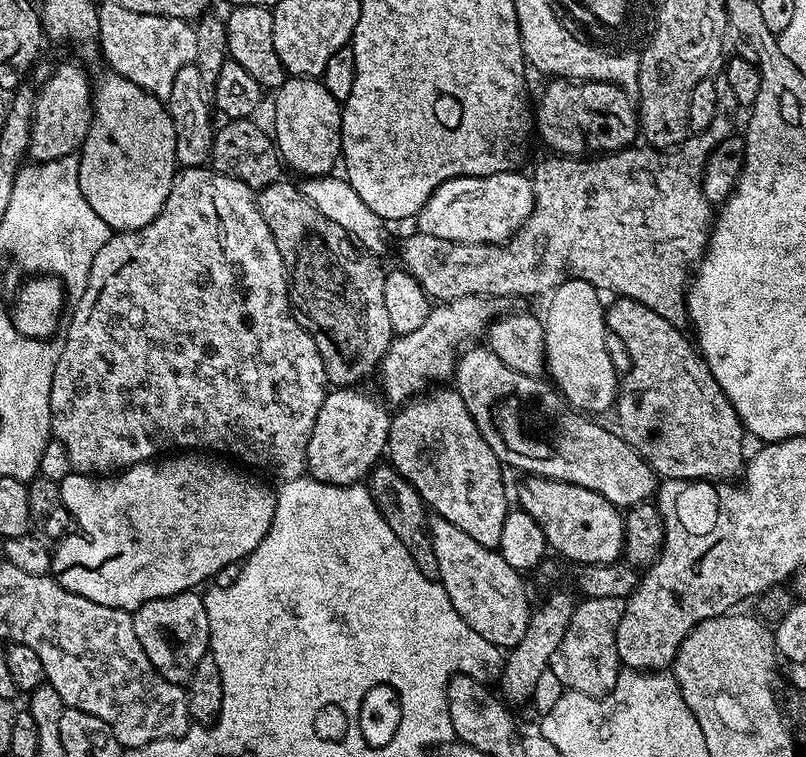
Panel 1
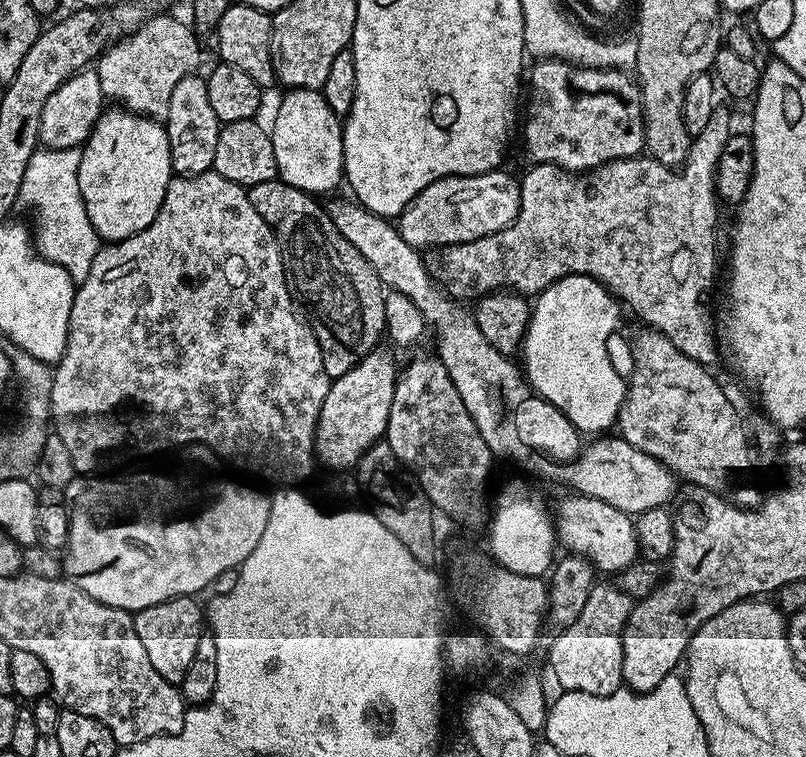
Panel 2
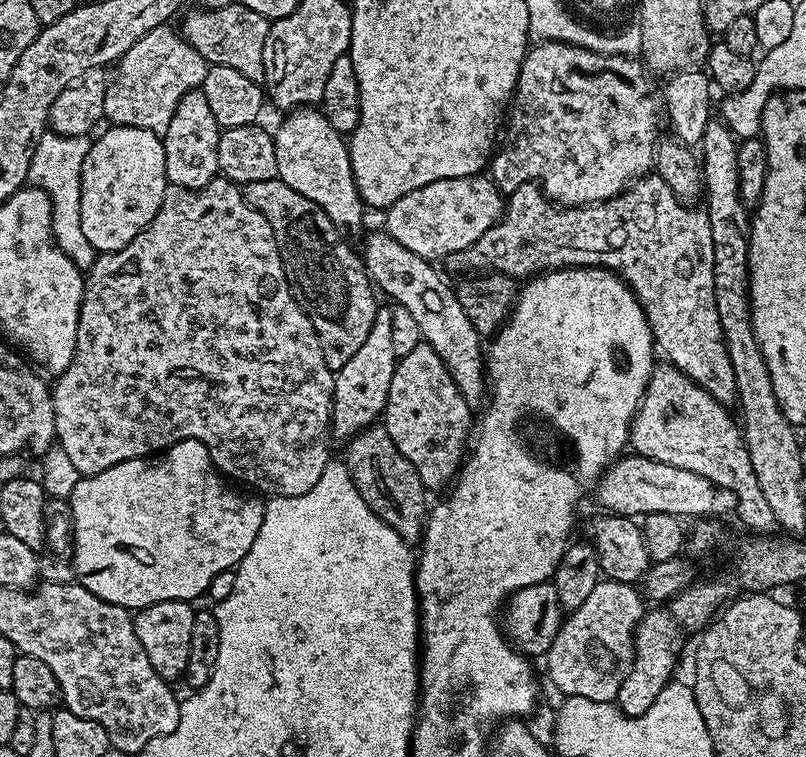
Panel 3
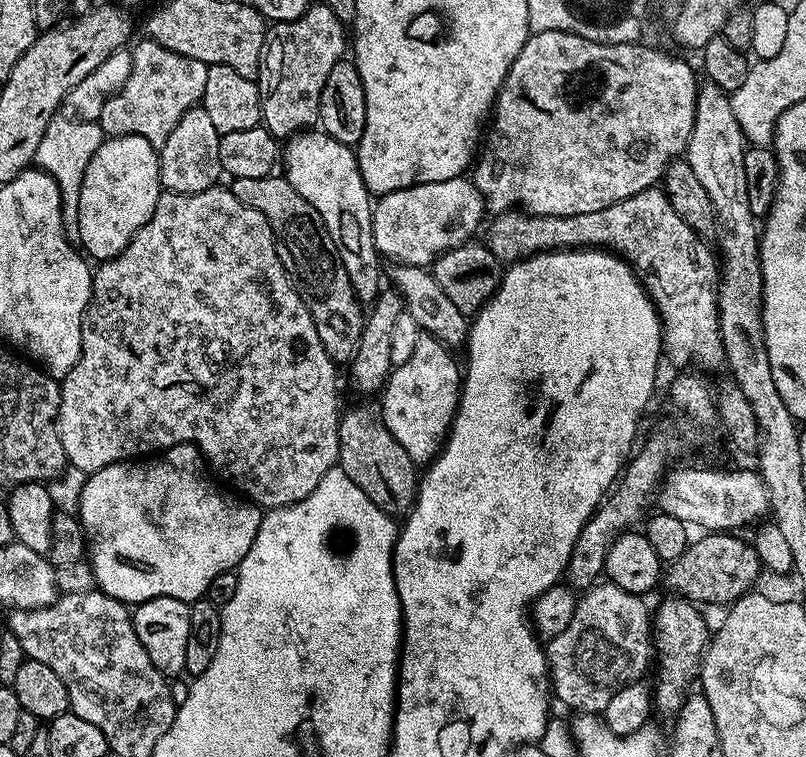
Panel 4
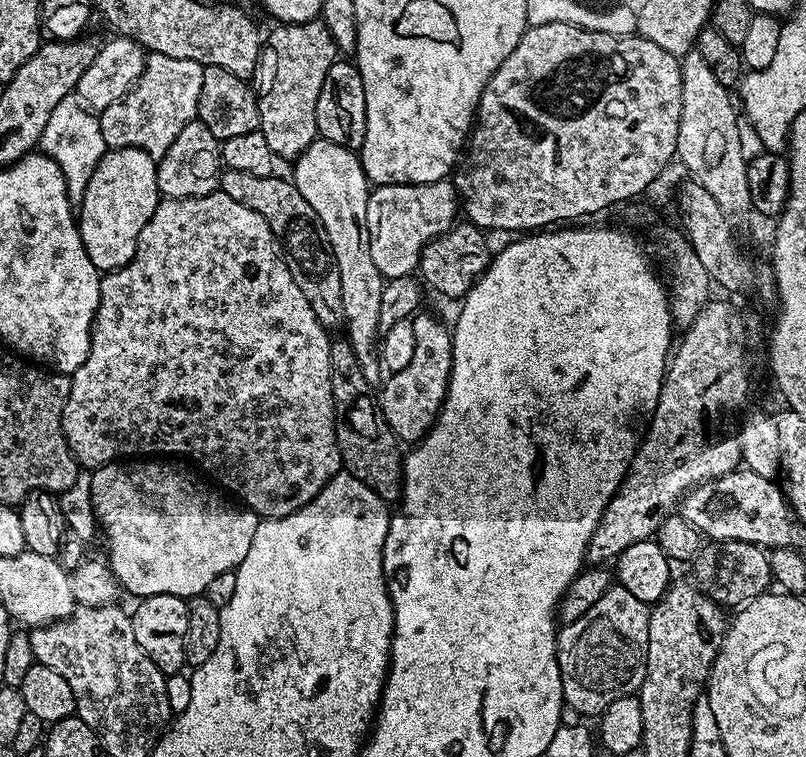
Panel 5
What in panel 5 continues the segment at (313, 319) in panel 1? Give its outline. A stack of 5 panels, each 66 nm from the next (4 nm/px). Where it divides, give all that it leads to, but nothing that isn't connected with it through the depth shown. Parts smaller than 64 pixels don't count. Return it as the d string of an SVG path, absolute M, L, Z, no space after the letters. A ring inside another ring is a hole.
M224 168L220 174L218 188L219 191L230 194L234 202L242 202L242 206L250 206L250 210L263 214L270 230L277 238L294 282L298 282L298 290L306 294L306 302L310 302L318 322L325 330L339 329L344 322L342 282L338 278L326 230L323 228L322 219L299 193L293 181L288 178L283 180L280 174L259 176L245 174L242 170Z

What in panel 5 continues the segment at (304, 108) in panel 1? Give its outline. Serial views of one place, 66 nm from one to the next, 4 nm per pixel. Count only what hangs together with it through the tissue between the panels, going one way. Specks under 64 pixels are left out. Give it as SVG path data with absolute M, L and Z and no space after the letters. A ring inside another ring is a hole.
M323 138L312 141L310 147L298 156L293 165L293 184L306 202L313 206L314 212L322 219L323 228L326 230L328 245L338 270L338 278L342 282L342 310L344 311L343 331L346 333L347 342L353 348L354 356L358 360L362 374L372 386L379 385L382 380L382 361L378 355L378 345L382 340L380 319L378 313L382 303L382 290L386 283L384 275L374 266L374 258L370 256L370 242L372 229L368 220L368 202L370 194L370 181L361 165L359 155L350 148L338 146Z

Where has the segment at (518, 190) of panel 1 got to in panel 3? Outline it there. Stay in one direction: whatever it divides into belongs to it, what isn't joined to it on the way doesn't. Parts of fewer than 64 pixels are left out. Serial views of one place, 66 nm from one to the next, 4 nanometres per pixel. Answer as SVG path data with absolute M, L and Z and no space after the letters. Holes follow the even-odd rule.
M487 175L446 178L438 182L430 182L418 190L410 190L410 194L398 198L398 202L394 202L386 210L385 216L388 217L385 218L383 227L388 235L394 238L394 242L406 246L410 254L418 254L418 258L423 260L440 262L445 256L466 250L471 244L478 242L478 238L482 238L482 234L490 230L490 226L499 222L500 217L504 215L505 207L505 197Z

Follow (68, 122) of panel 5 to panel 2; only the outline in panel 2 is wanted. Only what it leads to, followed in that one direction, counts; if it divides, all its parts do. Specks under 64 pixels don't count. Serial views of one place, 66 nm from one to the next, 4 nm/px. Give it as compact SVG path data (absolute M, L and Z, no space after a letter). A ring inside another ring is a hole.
M37 147L26 166L20 191L20 200L36 211L34 243L37 253L62 266L77 282L90 274L90 266L102 247L101 238L86 214L86 206L82 202L78 186L80 154L80 148Z

